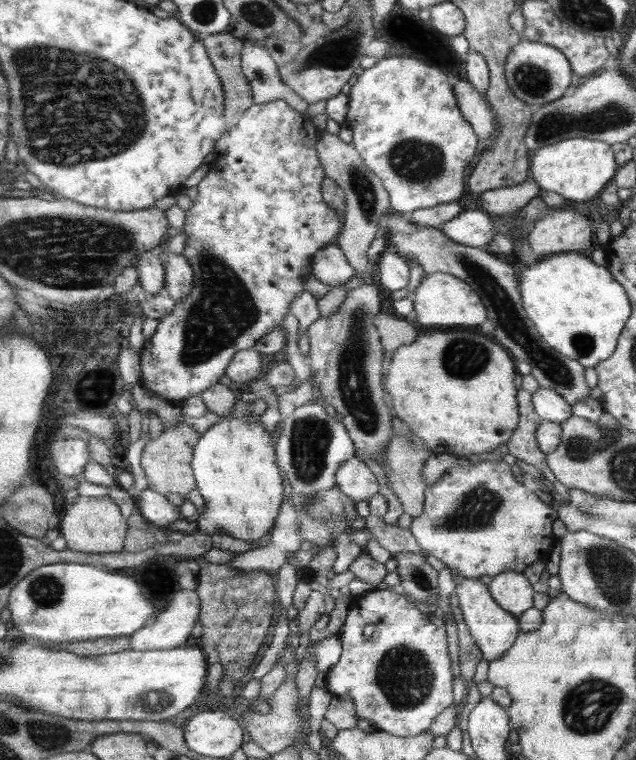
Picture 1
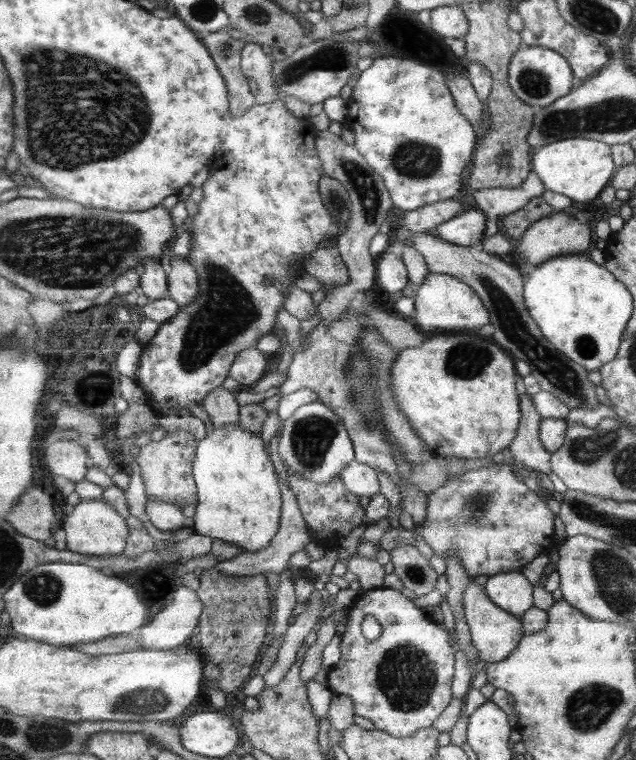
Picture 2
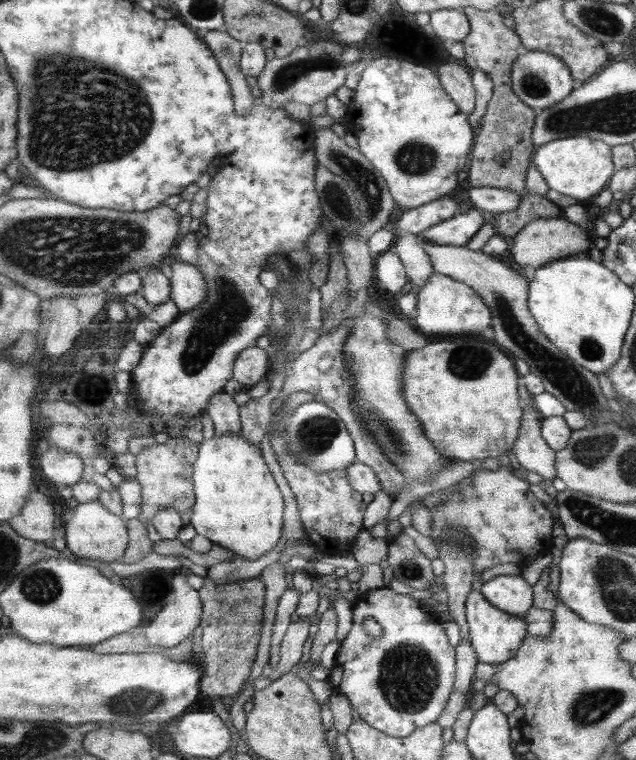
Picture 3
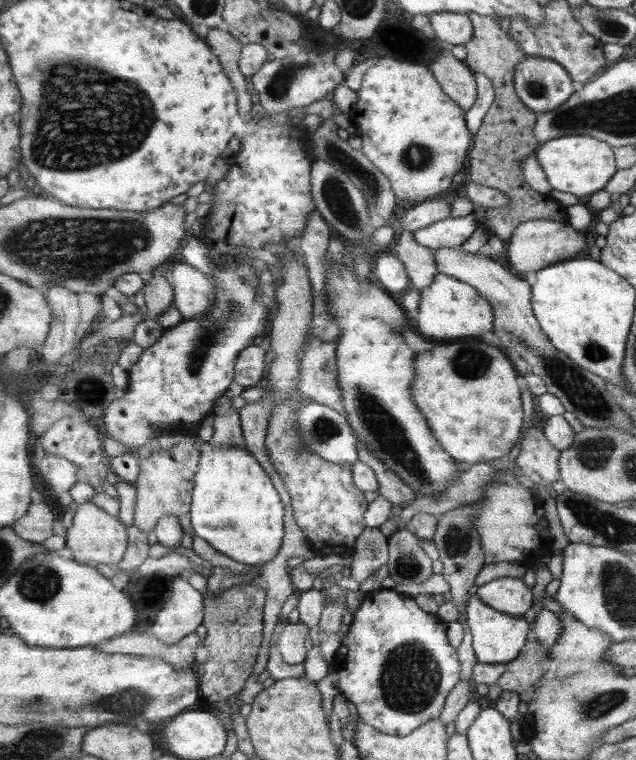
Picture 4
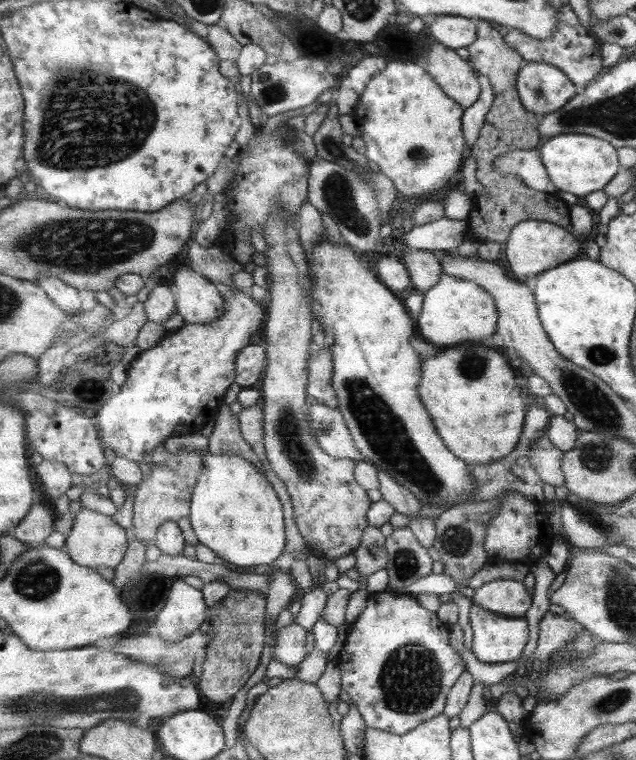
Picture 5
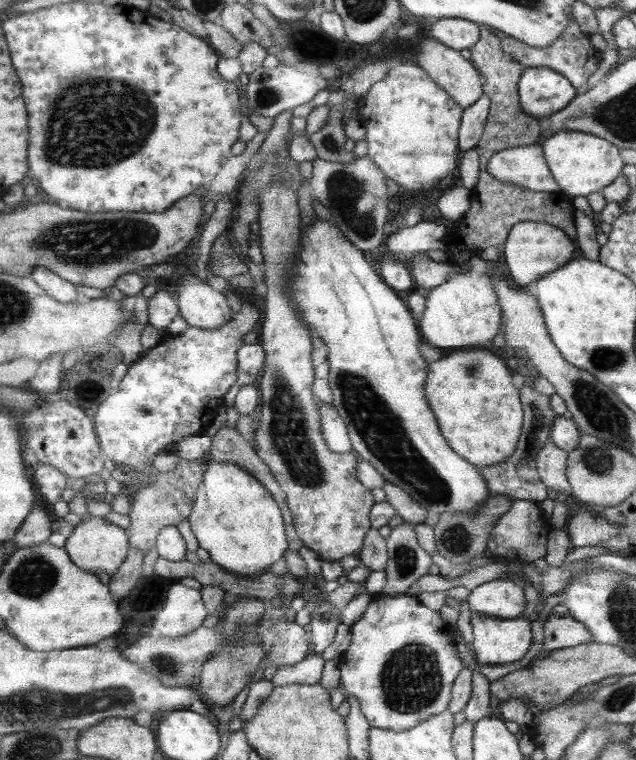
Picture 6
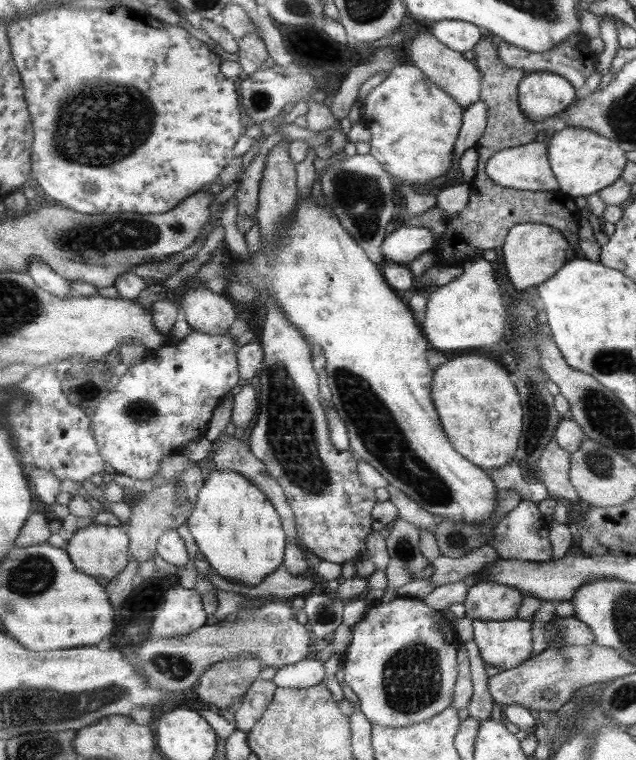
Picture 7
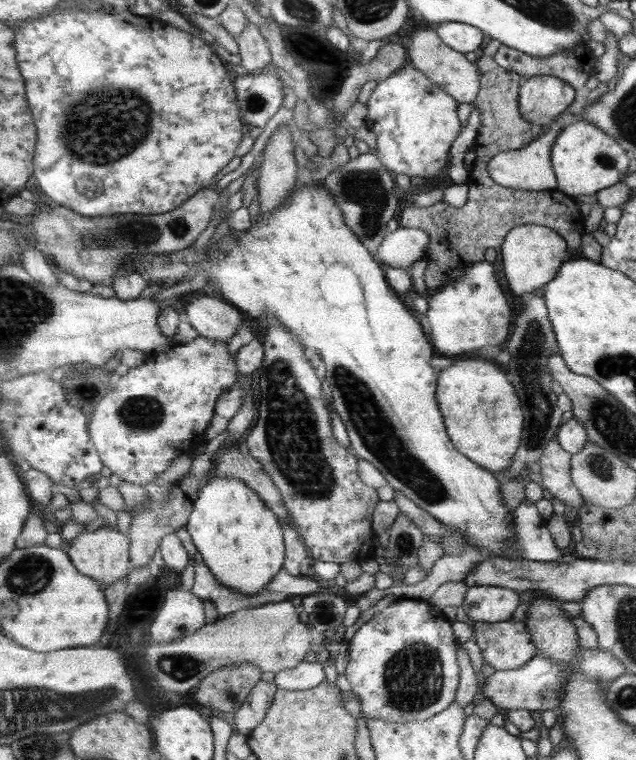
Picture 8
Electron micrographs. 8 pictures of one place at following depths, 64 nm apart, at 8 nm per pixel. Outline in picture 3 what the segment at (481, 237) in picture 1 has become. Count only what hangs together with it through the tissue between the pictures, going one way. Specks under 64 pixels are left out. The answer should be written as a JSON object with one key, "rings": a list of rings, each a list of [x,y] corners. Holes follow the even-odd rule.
{"rings":[[[472,208],[466,213],[456,215],[445,222],[424,230],[418,238],[438,245],[467,246],[474,236],[478,236],[486,219],[487,216],[483,212]]]}

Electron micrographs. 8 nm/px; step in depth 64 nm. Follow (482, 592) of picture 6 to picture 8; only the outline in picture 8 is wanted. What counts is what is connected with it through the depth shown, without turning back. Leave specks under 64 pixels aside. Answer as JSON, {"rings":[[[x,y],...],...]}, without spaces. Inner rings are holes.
{"rings":[[[472,586],[461,606],[468,618],[475,622],[500,622],[511,619],[521,602],[515,590],[499,586]]]}

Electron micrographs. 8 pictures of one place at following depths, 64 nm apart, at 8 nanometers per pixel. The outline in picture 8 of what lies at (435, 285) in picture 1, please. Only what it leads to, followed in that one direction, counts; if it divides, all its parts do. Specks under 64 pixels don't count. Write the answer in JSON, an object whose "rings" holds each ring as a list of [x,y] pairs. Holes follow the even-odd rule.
{"rings":[[[485,260],[471,263],[462,278],[444,285],[430,298],[427,319],[430,324],[429,340],[438,352],[444,354],[462,356],[484,346],[495,347],[506,342],[512,312],[494,276],[493,264]]]}

